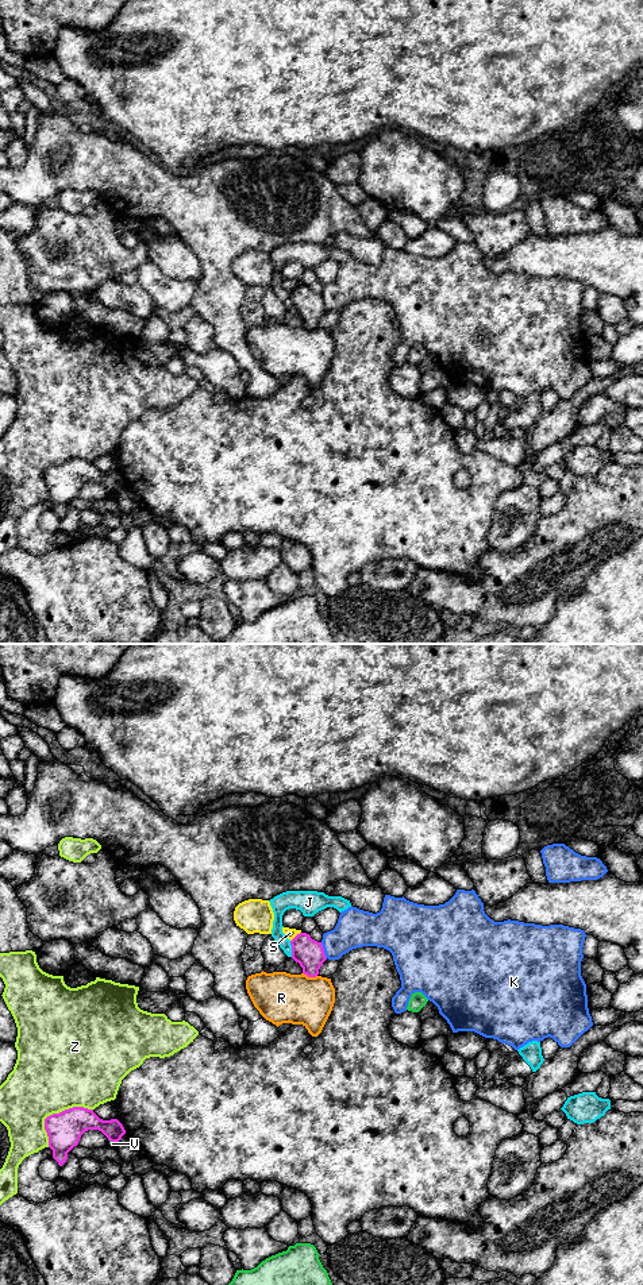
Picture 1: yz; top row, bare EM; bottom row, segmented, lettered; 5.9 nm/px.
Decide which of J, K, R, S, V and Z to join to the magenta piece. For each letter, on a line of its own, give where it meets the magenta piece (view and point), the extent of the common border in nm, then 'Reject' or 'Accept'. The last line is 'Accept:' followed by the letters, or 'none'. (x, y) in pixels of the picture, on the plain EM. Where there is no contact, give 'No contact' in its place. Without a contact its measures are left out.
J: Touches magenta at yz (292, 301). Shared border 100 nm. Reject
K: Touches magenta at yz (323, 303). Shared border 110 nm. Reject
R: Touches magenta at yz (310, 328). Shared border 90 nm. Reject
S: Touches magenta at yz (295, 289). Shared border 90 nm. Reject
V: Touches magenta at yz (112, 493). Shared border 50 nm. Reject
Z: Touches magenta at yz (54, 466). Shared border 360 nm. Reject
Accept: none

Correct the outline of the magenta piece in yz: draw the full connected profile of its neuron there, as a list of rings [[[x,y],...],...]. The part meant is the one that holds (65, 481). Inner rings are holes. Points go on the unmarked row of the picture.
[[[73,459],[45,471],[45,482],[49,489],[49,499],[53,510],[62,518],[68,505],[78,497],[81,487],[88,482],[101,483],[108,493],[118,495],[126,486],[118,471],[103,472],[93,462]]]

